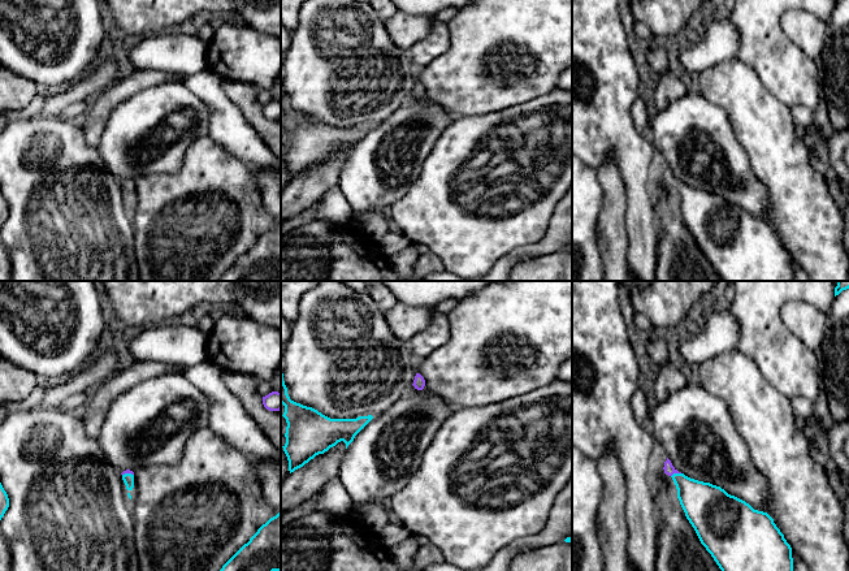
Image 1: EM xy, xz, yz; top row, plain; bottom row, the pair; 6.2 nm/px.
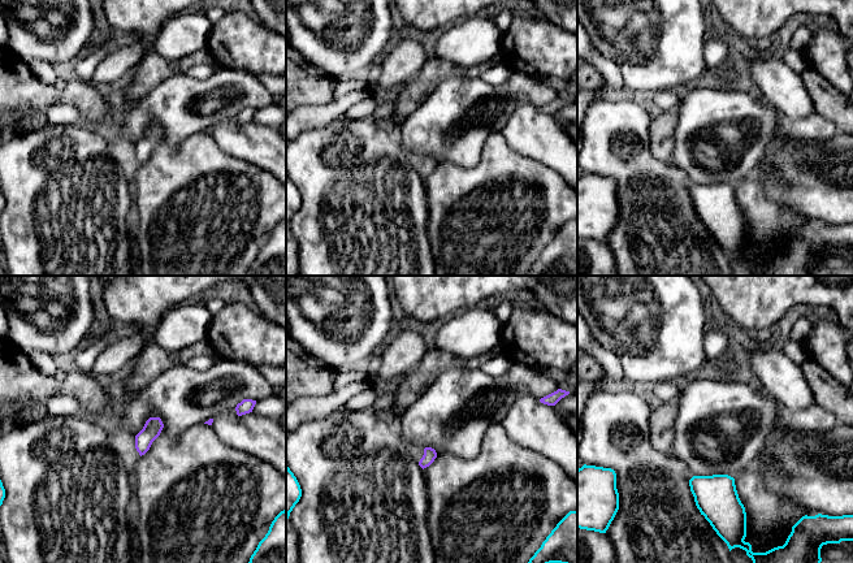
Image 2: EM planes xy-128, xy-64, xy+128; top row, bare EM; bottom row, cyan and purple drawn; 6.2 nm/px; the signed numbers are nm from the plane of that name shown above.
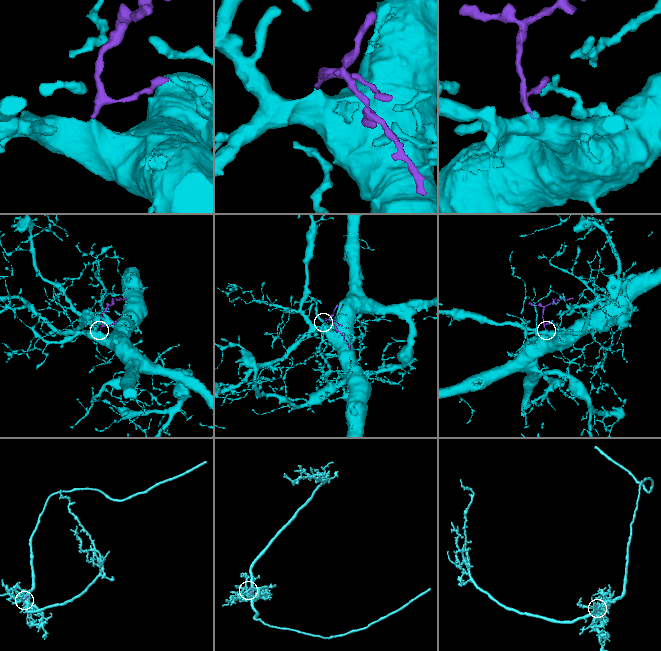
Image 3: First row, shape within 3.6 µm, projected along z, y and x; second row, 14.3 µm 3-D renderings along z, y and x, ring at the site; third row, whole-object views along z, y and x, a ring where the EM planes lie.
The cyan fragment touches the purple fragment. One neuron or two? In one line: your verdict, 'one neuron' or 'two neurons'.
one neuron

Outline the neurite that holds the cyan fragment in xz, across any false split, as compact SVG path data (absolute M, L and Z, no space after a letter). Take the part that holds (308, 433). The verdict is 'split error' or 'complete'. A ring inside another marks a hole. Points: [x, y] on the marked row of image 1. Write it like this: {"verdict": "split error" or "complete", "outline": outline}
{"verdict": "complete", "outline": "M281 364L281 403L285 406L283 418L286 419L286 444L282 446L289 460L290 473L303 467L319 454L324 454L338 442L343 441L347 446L355 436L373 419L372 415L356 419L330 419L312 407L303 406L290 399L283 381Z"}

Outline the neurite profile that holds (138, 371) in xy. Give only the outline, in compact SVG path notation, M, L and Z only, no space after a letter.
M134 360L129 367L118 373L113 373L98 388L94 398L85 411L82 419L86 433L91 438L98 438L103 420L111 403L121 394L151 377L164 373L182 375L186 367L178 364L161 364L155 360Z

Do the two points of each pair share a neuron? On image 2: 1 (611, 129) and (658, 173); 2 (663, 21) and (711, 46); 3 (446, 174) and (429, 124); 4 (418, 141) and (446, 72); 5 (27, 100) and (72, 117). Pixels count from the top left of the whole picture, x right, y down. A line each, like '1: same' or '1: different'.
1: same
2: different
3: different
4: different
5: different

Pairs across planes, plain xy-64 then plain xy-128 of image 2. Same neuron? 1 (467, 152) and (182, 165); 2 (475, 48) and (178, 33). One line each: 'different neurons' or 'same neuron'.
1: different neurons
2: same neuron

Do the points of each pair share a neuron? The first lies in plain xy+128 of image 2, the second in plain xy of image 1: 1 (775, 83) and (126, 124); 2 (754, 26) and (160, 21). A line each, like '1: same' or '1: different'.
1: different
2: same

